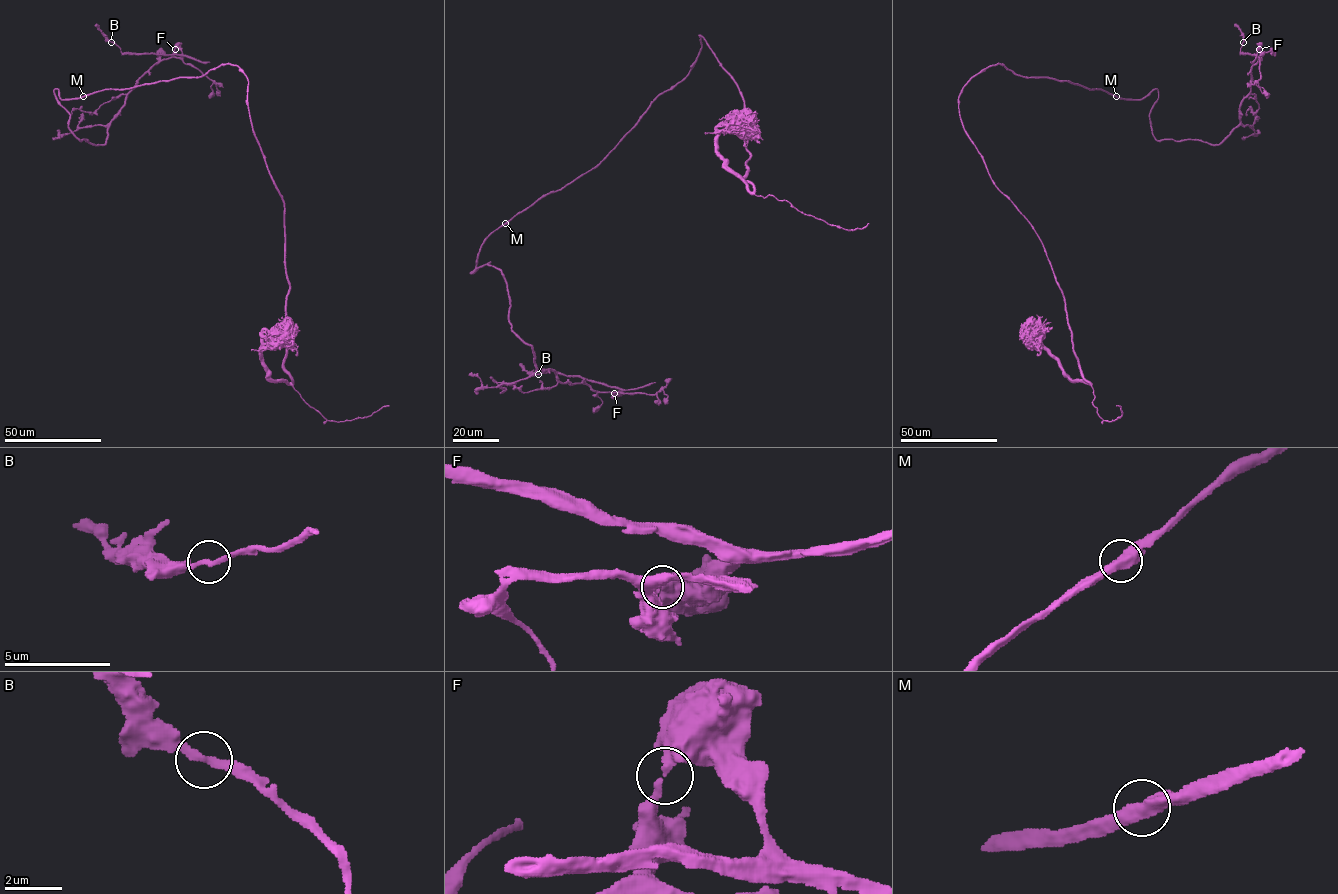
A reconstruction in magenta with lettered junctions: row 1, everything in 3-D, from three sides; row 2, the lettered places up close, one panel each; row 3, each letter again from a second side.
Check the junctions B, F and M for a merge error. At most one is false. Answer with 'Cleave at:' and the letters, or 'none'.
Cleave at: F

